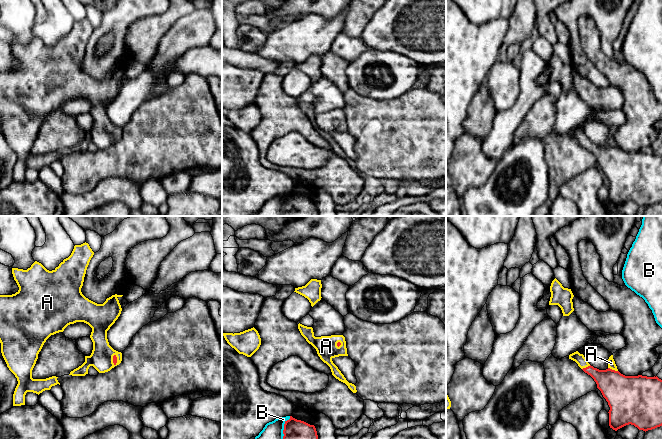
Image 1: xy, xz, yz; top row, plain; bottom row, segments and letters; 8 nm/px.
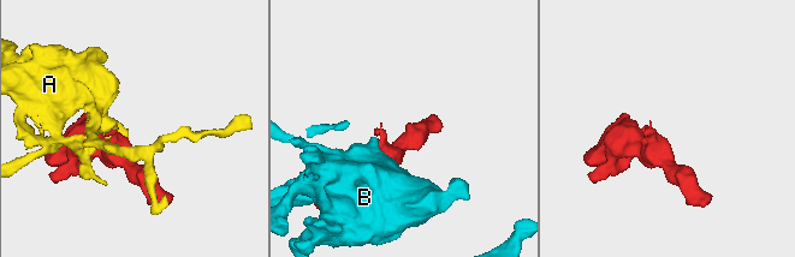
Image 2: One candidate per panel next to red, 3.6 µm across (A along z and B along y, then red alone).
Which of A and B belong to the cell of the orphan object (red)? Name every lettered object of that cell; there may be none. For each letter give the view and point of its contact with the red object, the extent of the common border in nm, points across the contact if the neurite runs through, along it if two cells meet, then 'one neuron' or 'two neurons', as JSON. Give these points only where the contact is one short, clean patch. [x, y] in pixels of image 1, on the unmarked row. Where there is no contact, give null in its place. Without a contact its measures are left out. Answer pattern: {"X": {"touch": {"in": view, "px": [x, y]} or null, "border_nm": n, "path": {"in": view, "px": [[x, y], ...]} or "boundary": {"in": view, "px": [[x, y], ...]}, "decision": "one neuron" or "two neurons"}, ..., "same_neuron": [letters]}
{"A": {"touch": {"in": "yz", "px": [613, 146]}, "border_nm": 90, "decision": "one neuron"}, "B": {"touch": {"in": "xz", "px": [284, 204]}, "border_nm": 200, "decision": "two neurons"}, "same_neuron": ["A"]}

